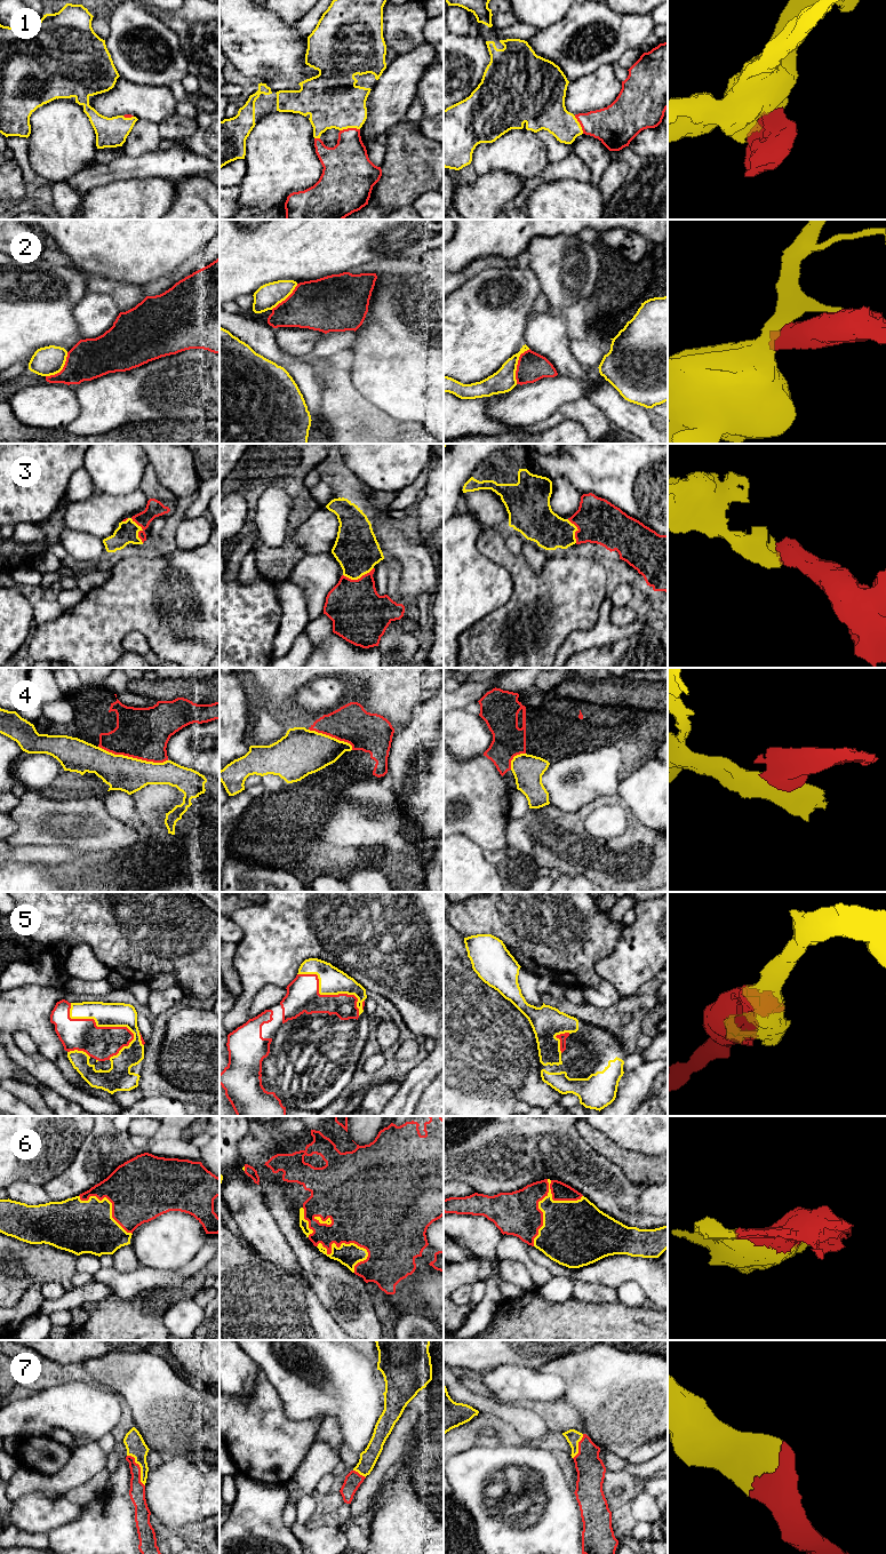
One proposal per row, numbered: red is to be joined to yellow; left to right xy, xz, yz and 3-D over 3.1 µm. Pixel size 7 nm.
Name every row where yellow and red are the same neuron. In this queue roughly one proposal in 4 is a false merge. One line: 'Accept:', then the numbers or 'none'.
Accept: 1, 3, 5, 6, 7

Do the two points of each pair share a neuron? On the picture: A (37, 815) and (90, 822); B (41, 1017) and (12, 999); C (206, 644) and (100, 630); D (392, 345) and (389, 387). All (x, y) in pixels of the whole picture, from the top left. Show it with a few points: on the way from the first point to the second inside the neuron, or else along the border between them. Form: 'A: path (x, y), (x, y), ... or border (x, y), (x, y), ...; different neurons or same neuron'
A: path (50, 819), (61, 822), (77, 822); same neuron
B: path (34, 1017), (26, 1009), (18, 1006); same neuron
C: path (180, 622), (126, 622); same neuron
D: path (392, 356), (392, 376); same neuron

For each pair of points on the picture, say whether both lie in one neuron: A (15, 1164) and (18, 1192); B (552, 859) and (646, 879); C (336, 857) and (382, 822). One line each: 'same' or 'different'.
A: different
B: same
C: different

